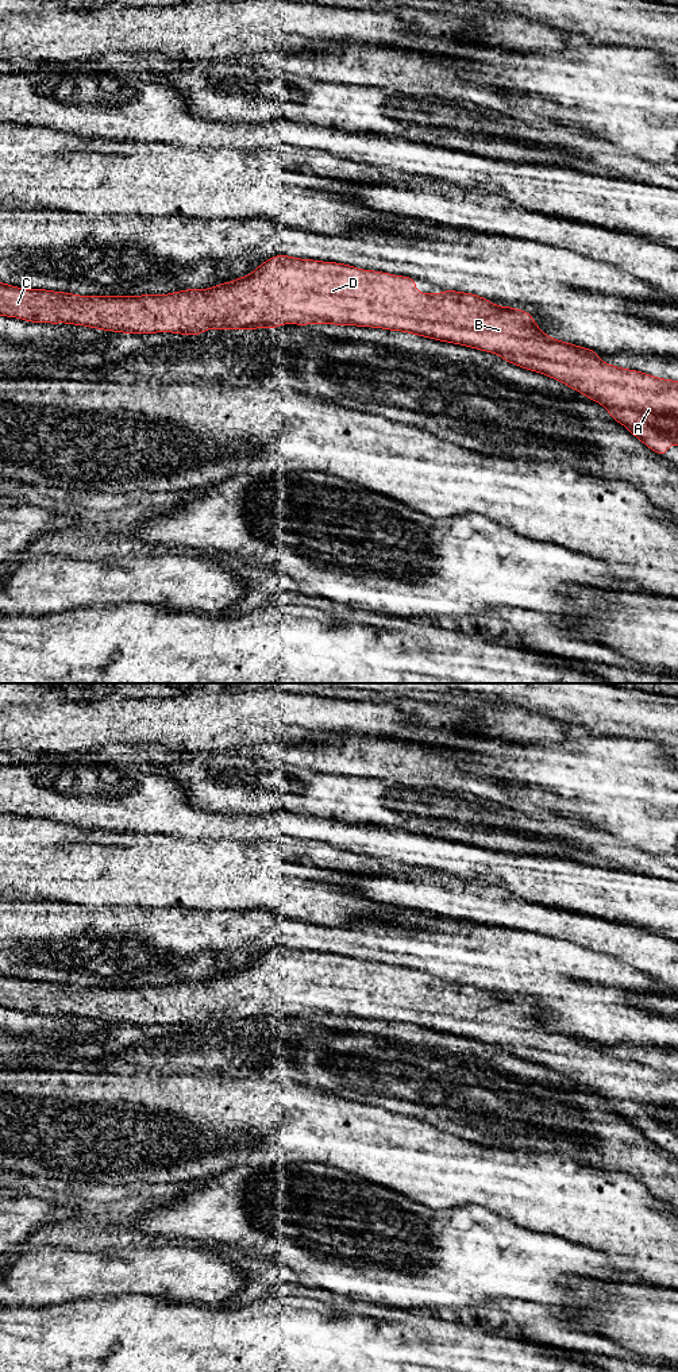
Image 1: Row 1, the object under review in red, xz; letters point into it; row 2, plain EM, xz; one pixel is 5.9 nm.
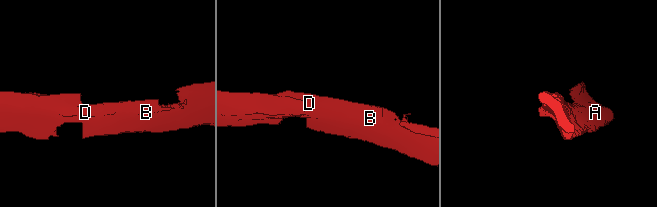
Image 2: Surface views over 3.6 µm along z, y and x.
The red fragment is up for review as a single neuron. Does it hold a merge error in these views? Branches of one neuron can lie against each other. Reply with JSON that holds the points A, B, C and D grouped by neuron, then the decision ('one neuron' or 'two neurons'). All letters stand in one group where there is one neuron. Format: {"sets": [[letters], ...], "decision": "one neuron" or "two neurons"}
{"sets": [["A", "B", "C", "D"]], "decision": "one neuron"}

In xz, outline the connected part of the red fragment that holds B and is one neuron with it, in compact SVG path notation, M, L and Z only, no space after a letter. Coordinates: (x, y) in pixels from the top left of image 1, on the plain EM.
M274 947L259 956L250 967L236 970L231 974L223 974L209 980L185 980L169 986L118 988L77 987L73 984L46 980L15 979L0 974L0 1007L19 1009L32 1014L69 1014L103 1022L139 1026L173 1024L196 1028L211 1020L239 1020L249 1022L261 1018L270 1018L271 1021L276 1021L282 1015L358 1017L411 1024L413 1026L440 1033L498 1045L509 1055L548 1067L550 1070L578 1082L581 1086L605 1098L610 1110L627 1118L633 1128L643 1133L644 1137L662 1148L666 1148L669 1142L669 1132L678 1137L678 1072L656 1070L637 1061L627 1061L612 1057L606 1053L600 1053L598 1043L596 1041L589 1041L548 1029L540 1018L533 1014L533 1009L529 1003L512 998L498 998L473 984L443 982L439 986L428 986L415 983L413 978L417 974L419 971L416 970L404 967L397 968L384 963L361 961L344 955L300 951L289 947Z

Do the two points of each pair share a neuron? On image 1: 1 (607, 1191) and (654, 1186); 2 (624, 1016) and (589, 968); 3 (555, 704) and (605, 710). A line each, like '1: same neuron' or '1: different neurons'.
1: different neurons
2: same neuron
3: same neuron

